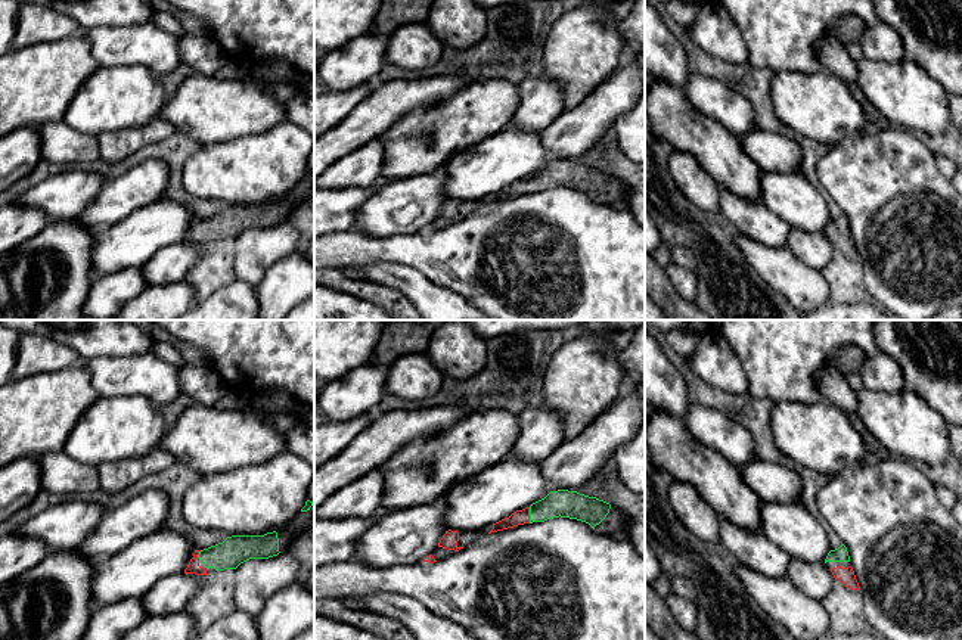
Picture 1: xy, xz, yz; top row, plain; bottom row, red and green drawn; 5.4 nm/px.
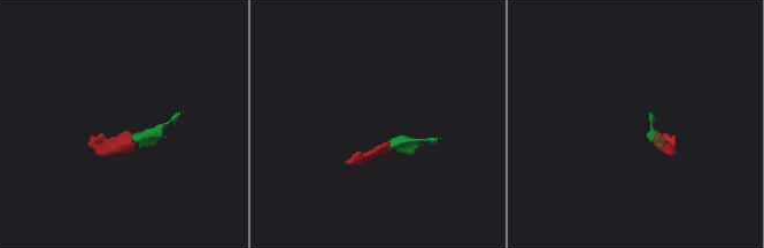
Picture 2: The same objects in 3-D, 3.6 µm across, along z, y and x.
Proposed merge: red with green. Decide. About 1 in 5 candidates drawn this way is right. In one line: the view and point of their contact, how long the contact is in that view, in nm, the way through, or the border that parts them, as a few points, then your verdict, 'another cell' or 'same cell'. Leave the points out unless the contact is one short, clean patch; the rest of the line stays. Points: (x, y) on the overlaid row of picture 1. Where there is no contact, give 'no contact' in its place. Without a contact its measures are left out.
contact xz (528, 515); length 90 nm; way xz (520, 516), (528, 515), (556, 503), (564, 503); same cell

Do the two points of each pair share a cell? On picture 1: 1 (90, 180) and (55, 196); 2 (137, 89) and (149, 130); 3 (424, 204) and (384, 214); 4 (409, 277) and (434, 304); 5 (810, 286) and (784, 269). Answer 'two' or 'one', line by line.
1: one
2: two
3: one
4: one
5: one

